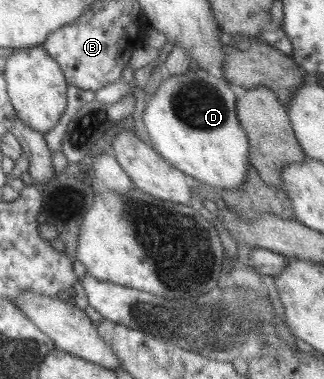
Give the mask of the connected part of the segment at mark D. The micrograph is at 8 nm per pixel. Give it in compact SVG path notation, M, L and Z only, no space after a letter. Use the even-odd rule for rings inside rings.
M187 69L178 75L163 75L154 95L146 97L143 125L147 129L150 145L172 167L187 177L193 177L204 185L211 185L218 192L236 190L246 179L249 168L249 141L239 124L235 104L236 97L224 77L216 78L203 69Z

